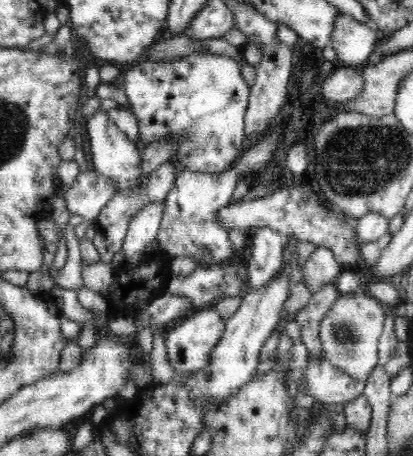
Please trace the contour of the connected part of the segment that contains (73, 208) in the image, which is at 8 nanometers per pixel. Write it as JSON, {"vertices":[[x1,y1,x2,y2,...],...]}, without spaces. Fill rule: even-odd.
{"vertices":[[95,170,80,173,74,184,63,194,68,212,82,216,84,222,94,221,100,210,116,194,109,178]]}

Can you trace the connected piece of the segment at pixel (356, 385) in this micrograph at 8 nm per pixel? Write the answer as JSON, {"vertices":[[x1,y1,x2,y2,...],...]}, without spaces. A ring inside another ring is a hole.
{"vertices":[[309,360,304,370,305,392,321,404,346,404,363,396,364,381,356,380,326,360]]}

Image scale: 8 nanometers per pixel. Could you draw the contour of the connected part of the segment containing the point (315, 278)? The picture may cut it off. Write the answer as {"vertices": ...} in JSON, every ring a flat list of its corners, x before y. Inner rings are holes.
{"vertices":[[317,247,306,262,300,266,303,273,302,283,306,283,314,294,324,285,333,283,341,273,341,269,342,266,332,251,325,247]]}

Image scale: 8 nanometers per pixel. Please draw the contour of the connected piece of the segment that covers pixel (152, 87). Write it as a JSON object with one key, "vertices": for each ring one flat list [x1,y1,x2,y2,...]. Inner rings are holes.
{"vertices":[[206,52,186,54,174,60,152,62,144,60,124,71,126,96,139,126,138,143,142,146,164,137,178,139,178,152,172,162,179,170,209,175,227,171,246,148,244,120,247,112,250,87,240,74,241,62,231,57]]}

